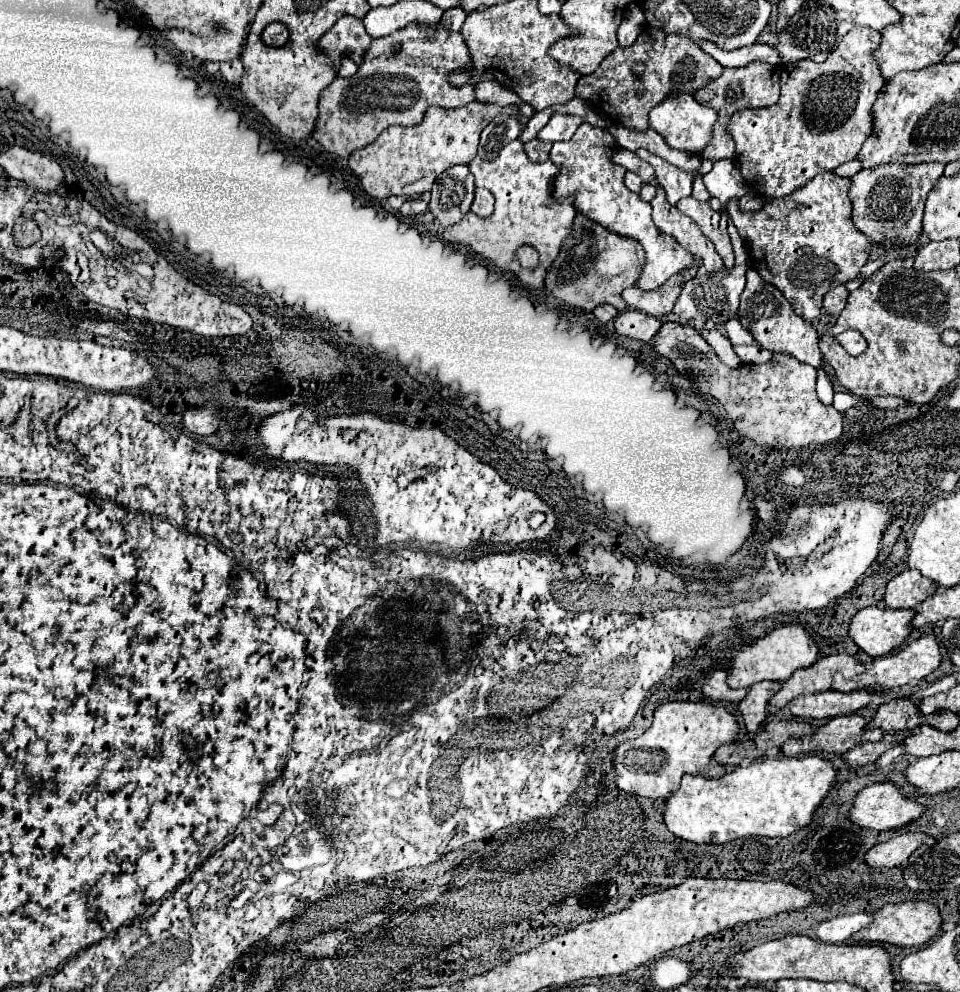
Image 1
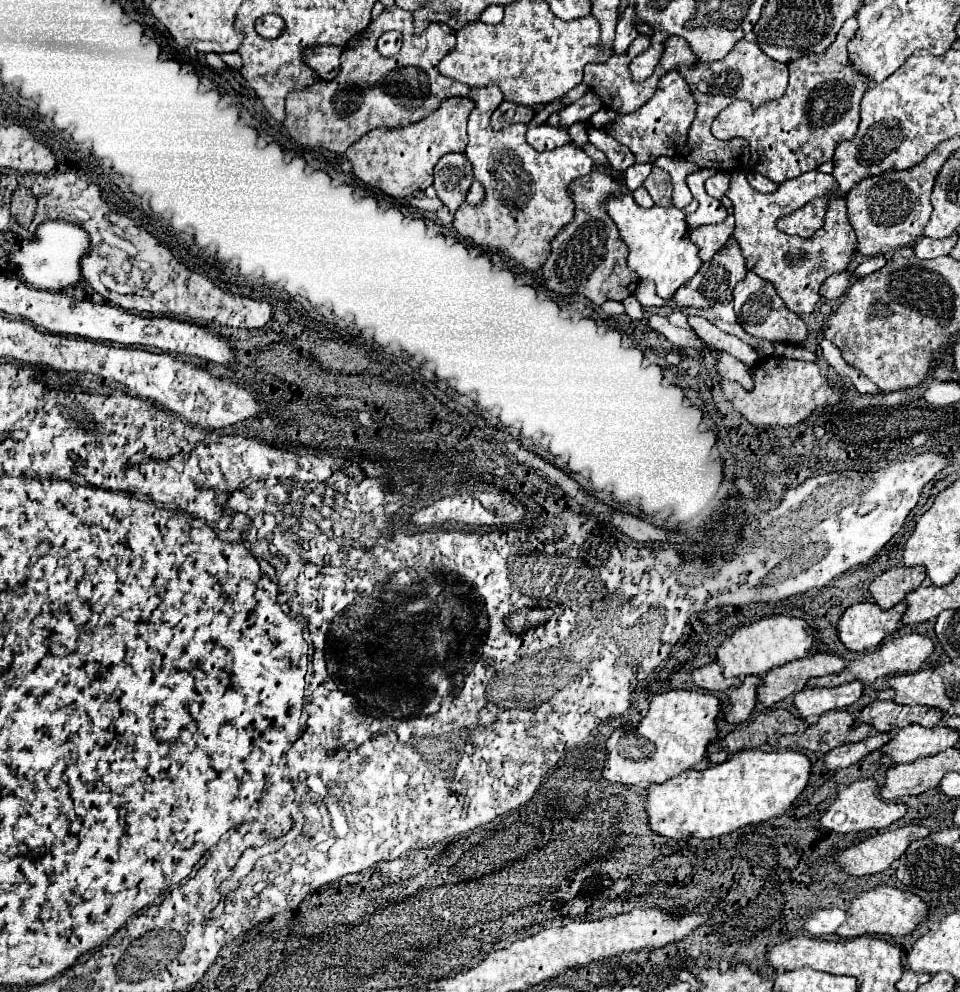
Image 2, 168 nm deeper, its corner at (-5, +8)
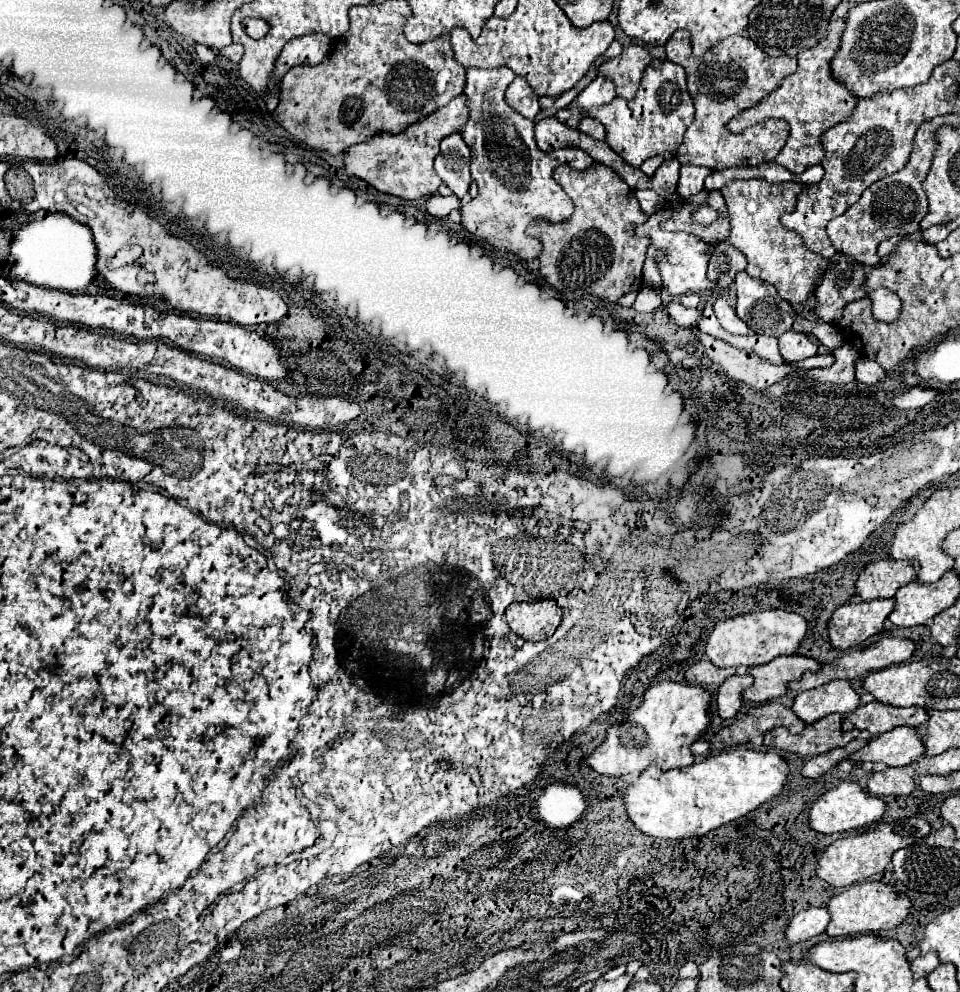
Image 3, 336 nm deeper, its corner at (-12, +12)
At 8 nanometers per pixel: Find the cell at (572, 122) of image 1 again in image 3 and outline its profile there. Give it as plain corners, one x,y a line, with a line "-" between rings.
597,76
579,96
577,102
583,110
593,108
593,106
601,106
601,104
609,104
615,98
615,84
605,78
605,76

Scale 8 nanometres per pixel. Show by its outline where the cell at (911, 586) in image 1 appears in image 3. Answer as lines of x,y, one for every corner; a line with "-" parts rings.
877,560
867,564
855,582
855,594
863,600
893,598
895,592
915,580
917,564
913,560

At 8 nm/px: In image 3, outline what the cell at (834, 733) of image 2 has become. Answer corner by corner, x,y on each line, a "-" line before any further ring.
829,714
815,724
805,726
801,734
791,734
787,728
773,728
763,736
763,746
769,750
783,750
793,752
801,758
813,758
833,748
845,746
851,742
859,732
843,732
841,730
841,716

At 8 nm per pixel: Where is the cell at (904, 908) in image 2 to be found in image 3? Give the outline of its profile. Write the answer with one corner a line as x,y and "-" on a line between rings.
869,880
869,882
853,884
845,892
833,896
827,902
827,910
831,914
831,922
825,928
825,932
837,938
837,936
867,934
867,932
877,932
877,930
891,930
899,926
905,920
905,916
911,912
911,902
905,894
895,892
893,886

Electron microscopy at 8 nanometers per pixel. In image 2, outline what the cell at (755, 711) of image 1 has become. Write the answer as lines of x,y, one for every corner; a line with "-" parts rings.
746,676
746,680
742,682
742,686
738,688
730,688
730,712
726,714
728,722
734,724
742,724
750,718
750,714
754,712
756,706
756,690
762,686
762,678
760,676

